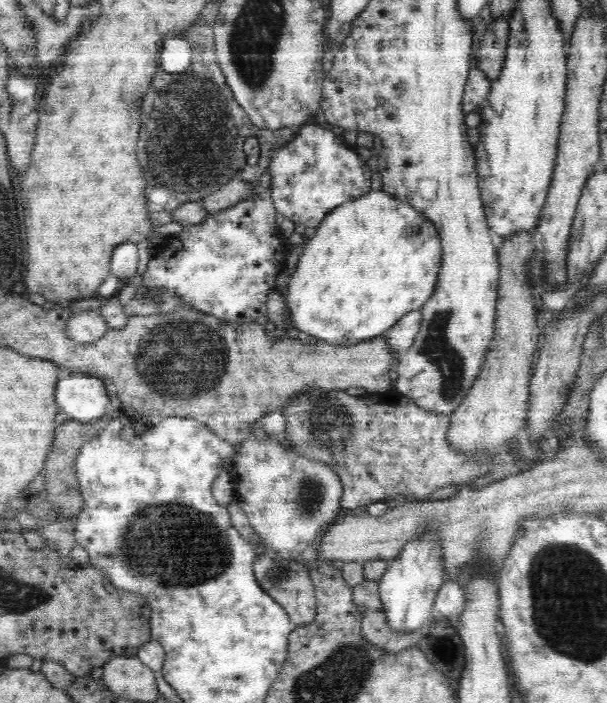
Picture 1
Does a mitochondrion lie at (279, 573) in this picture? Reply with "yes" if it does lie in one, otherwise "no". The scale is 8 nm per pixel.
yes

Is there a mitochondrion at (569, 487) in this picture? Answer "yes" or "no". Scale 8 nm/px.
no

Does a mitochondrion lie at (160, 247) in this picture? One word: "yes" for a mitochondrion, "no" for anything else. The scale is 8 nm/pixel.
no

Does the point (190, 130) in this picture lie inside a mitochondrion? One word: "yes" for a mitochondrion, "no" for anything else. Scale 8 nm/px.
yes

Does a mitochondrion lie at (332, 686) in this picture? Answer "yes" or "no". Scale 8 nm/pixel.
yes

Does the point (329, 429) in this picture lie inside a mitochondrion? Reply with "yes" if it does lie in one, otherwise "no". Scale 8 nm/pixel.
yes

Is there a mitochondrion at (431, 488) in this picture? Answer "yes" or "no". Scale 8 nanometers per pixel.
no

